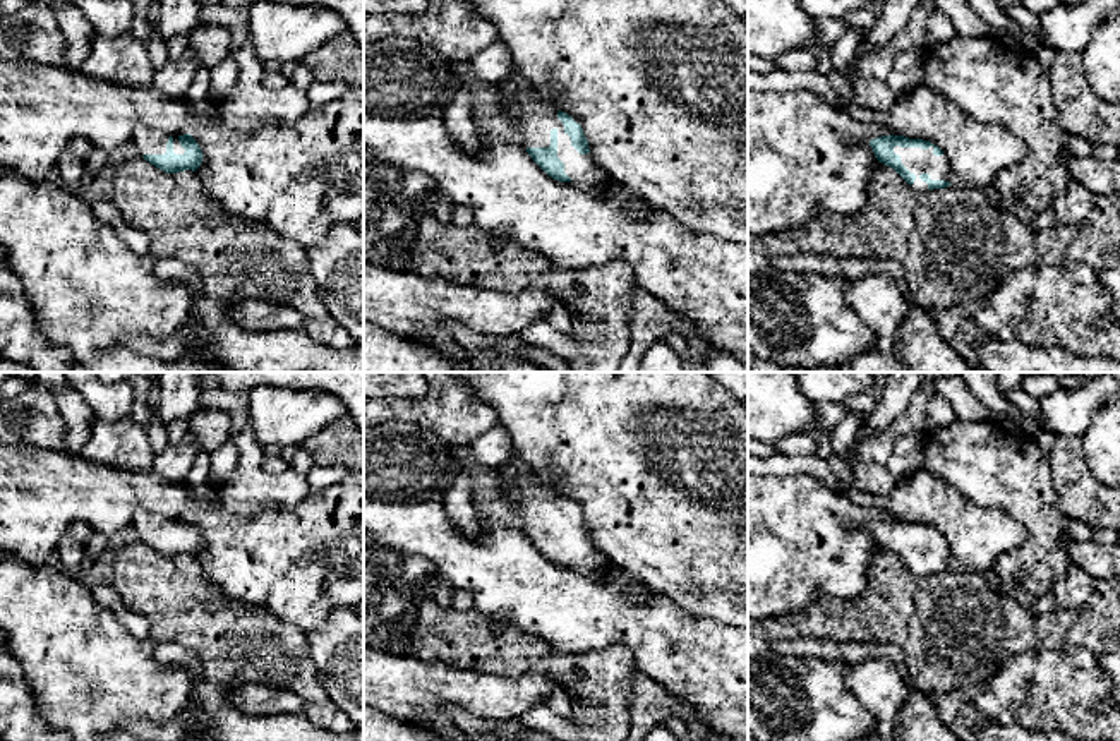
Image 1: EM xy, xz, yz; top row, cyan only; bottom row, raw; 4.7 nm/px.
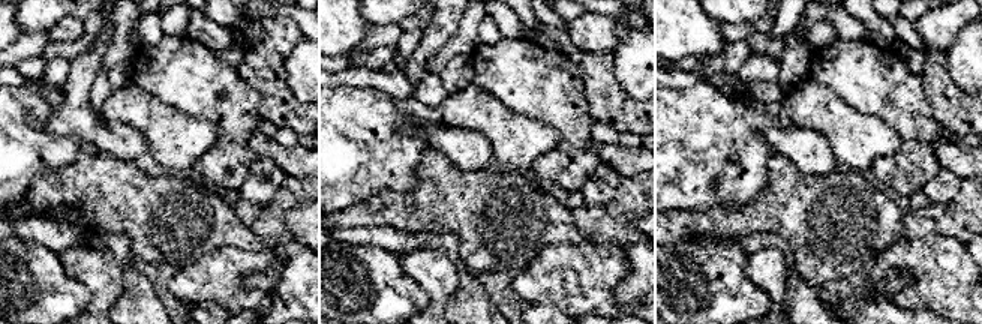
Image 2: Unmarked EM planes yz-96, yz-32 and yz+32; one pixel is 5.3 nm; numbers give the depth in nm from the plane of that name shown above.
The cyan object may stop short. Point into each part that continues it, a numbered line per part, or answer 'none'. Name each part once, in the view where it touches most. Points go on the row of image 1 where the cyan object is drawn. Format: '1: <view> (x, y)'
1: yz (916, 160)

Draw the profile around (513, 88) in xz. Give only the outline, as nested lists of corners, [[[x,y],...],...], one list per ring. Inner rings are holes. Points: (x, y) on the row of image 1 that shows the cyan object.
[[[511,70],[504,79],[497,82],[497,101],[496,105],[509,118],[509,105],[523,101],[533,96],[533,84],[523,77],[518,70]]]

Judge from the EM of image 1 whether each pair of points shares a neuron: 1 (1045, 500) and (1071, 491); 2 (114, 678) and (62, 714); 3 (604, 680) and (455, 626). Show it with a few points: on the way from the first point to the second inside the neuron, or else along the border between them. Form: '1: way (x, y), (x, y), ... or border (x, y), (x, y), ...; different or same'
1: border (1047, 458), (1059, 506), (1067, 517); different
2: way (102, 688), (91, 698), (78, 698), (74, 702); same
3: way (566, 661), (539, 661), (493, 642); same

